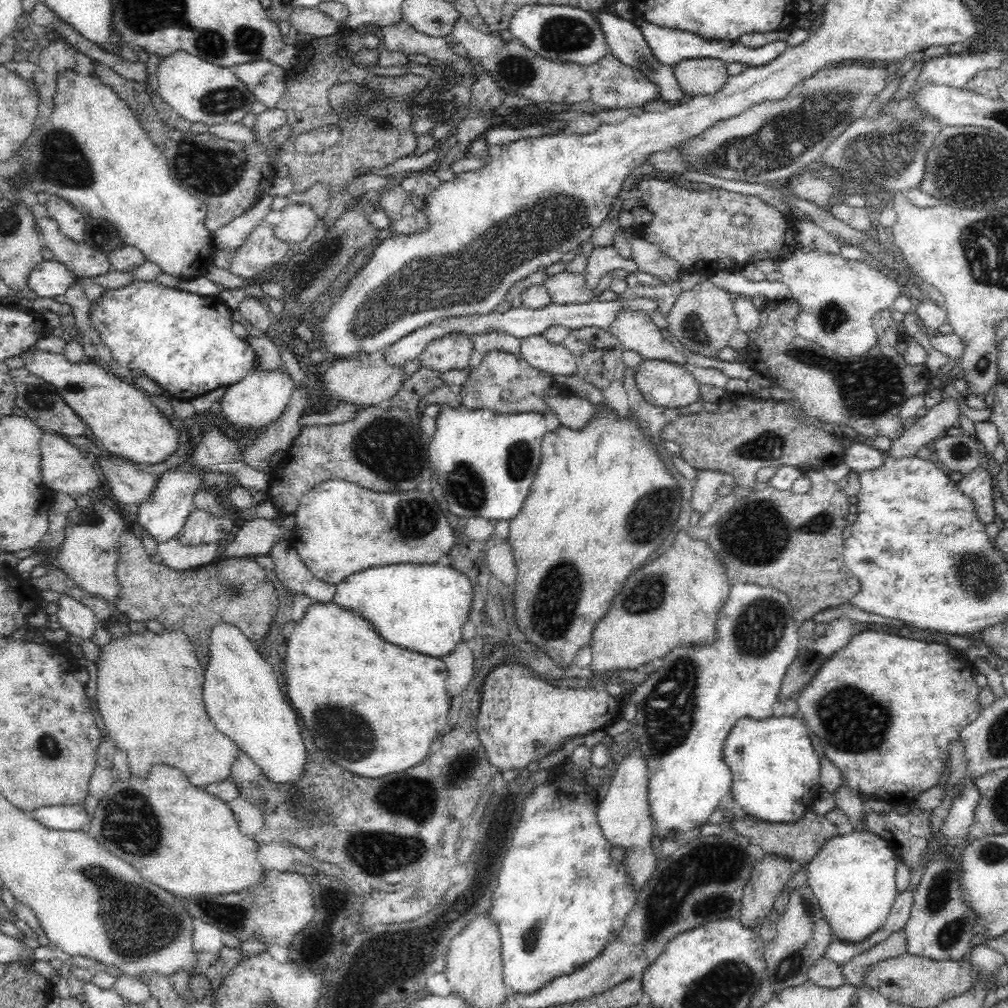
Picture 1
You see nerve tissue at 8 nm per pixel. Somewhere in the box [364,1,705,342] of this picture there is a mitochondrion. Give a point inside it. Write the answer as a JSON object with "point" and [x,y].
{"point":[563,34]}

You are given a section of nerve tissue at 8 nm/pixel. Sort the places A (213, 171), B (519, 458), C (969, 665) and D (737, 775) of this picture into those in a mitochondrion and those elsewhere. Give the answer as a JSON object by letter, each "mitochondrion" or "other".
{"A":"mitochondrion","B":"mitochondrion","C":"other","D":"other"}

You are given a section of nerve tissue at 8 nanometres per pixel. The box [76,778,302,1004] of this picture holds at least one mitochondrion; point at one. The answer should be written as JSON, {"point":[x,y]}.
{"point":[140,923]}

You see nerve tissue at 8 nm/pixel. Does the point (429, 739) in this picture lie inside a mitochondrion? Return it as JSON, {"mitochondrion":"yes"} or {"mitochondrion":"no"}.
{"mitochondrion":"no"}

